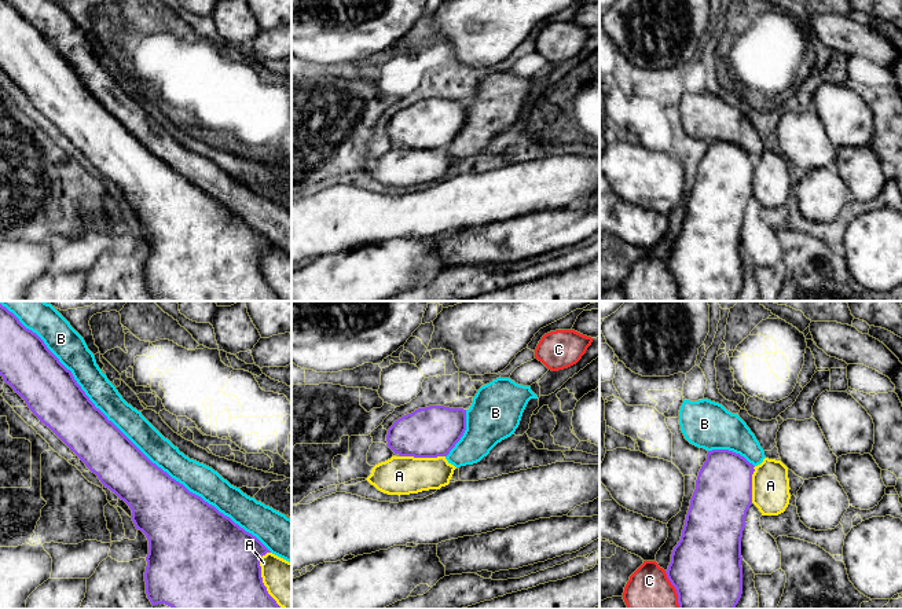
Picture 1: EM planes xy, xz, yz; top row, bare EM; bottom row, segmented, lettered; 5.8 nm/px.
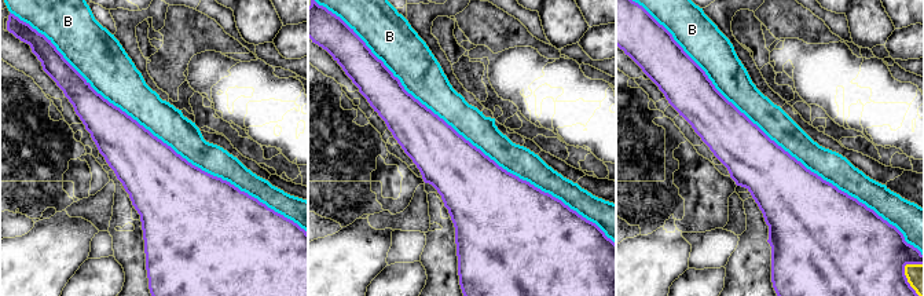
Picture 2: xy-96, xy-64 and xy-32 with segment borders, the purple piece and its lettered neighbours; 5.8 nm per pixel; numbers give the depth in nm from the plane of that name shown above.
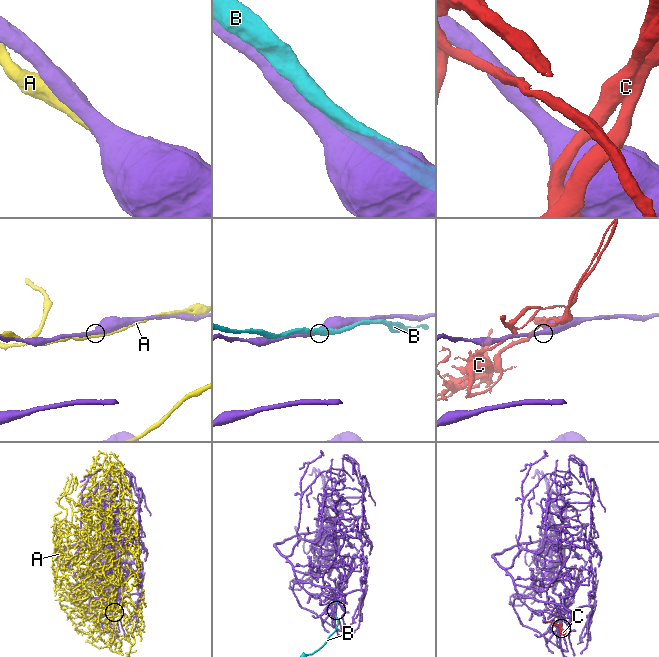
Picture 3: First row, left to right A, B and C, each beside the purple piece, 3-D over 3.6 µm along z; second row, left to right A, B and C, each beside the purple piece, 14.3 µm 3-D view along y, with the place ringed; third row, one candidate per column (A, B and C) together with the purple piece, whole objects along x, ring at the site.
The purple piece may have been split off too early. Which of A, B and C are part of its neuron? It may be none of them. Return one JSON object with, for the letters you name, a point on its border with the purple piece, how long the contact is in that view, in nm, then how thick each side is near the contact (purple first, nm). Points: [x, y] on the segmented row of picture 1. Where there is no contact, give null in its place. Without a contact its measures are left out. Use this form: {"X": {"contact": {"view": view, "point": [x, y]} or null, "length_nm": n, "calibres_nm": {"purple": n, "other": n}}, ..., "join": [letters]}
{"join": []}

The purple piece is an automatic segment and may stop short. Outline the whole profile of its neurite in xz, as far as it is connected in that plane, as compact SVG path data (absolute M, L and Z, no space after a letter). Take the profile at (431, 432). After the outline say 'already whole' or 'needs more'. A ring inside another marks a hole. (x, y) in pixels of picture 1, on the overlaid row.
M429 406L395 421L386 445L400 456L447 456L465 430L466 410Z | already whole

